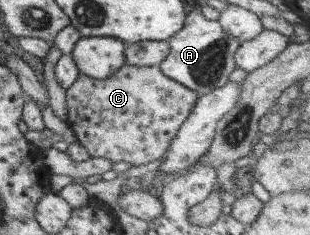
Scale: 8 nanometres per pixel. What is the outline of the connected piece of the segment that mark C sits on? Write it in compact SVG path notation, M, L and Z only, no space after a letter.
M122 64L118 71L104 79L94 79L82 73L76 76L72 85L65 89L66 123L76 136L77 143L86 149L90 158L106 158L112 163L124 161L130 167L147 164L163 157L176 130L196 103L197 96L195 91L162 75L157 65L136 67Z

